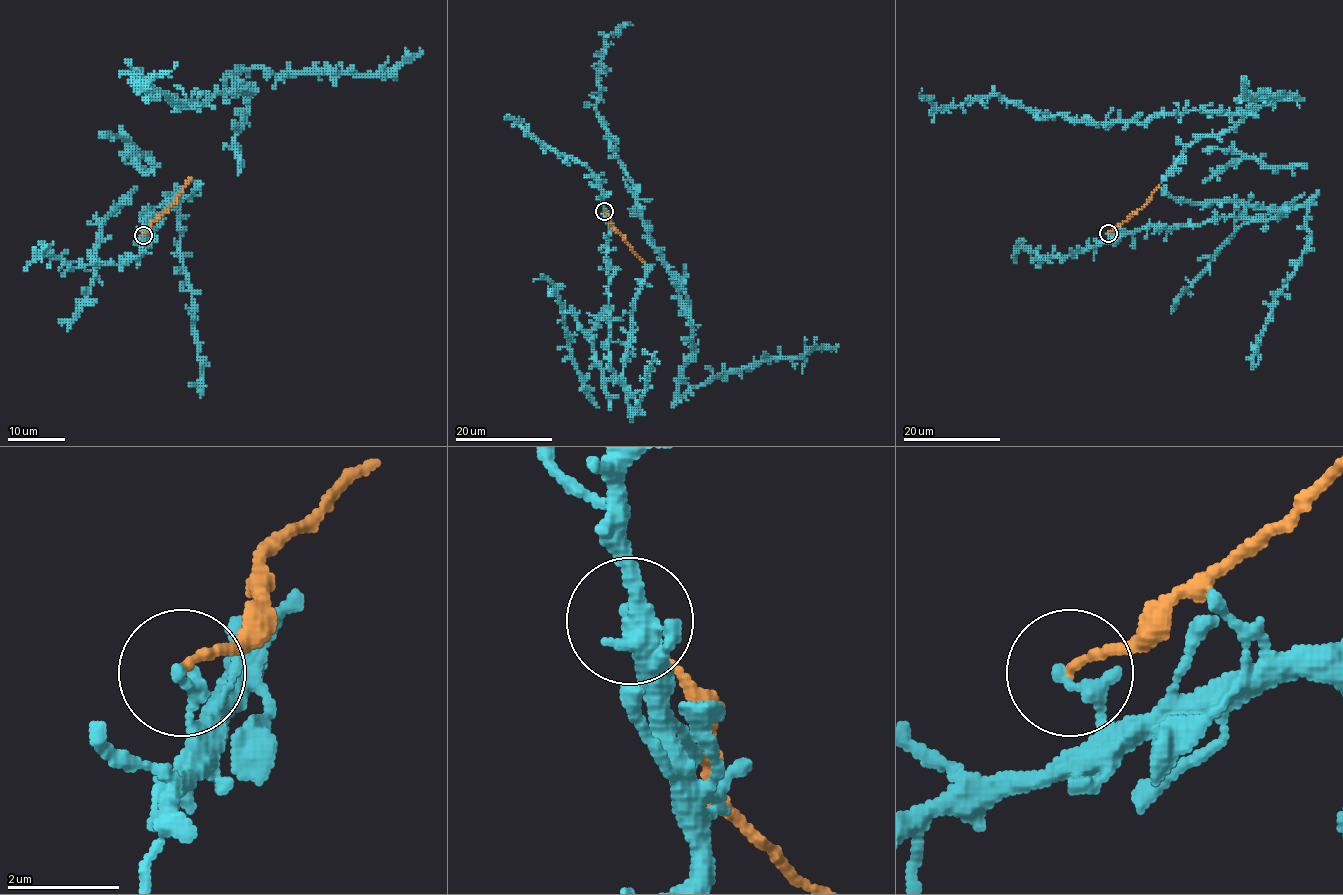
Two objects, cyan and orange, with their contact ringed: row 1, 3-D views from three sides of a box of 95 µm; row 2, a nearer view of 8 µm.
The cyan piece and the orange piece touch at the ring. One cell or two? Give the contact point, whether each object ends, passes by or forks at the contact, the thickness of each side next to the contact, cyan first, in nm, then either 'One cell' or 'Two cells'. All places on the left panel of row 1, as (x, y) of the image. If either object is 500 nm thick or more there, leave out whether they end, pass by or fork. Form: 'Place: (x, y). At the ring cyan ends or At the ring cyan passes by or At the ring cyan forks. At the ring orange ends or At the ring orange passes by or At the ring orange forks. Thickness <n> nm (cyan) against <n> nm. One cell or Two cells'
Place: (143, 235). At the ring cyan ends. At the ring orange ends. Thickness 280 nm (cyan) against 150 nm. Two cells

